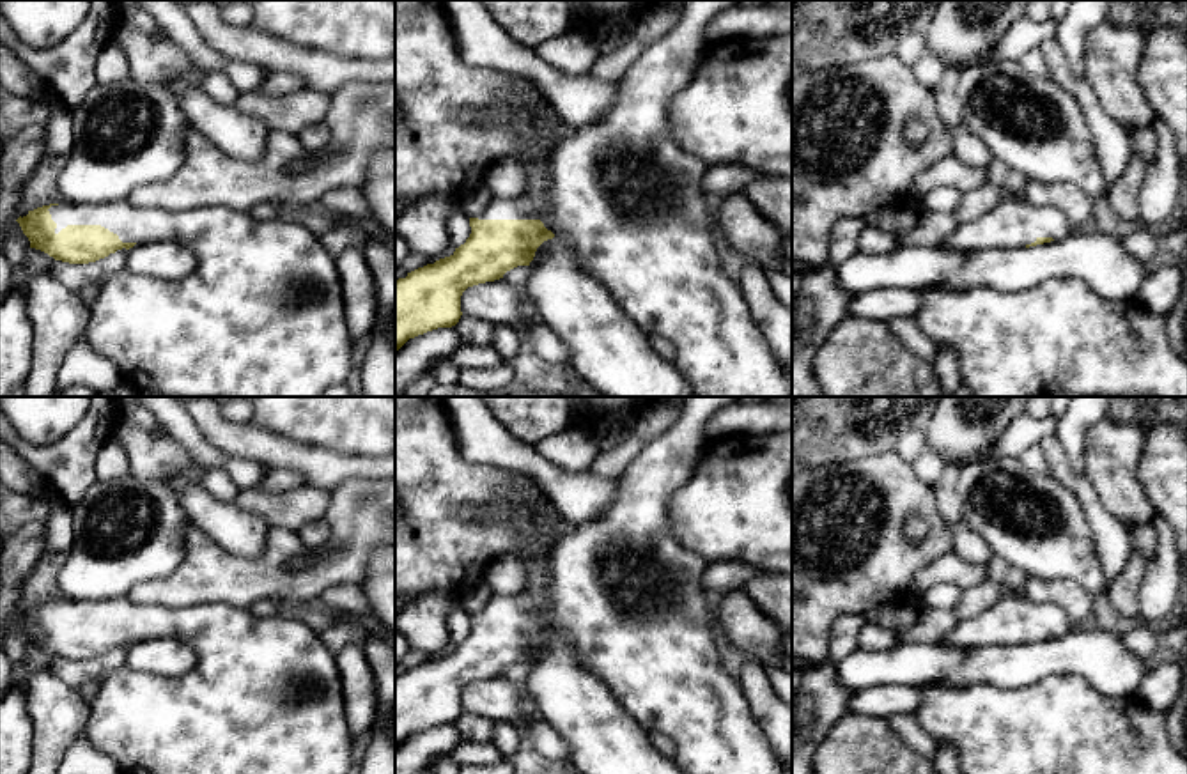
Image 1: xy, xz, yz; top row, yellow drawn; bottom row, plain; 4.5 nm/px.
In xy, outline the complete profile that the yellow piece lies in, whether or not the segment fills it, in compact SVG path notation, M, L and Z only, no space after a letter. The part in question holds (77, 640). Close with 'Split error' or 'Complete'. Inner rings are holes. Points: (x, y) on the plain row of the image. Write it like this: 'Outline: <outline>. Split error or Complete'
Outline: M128 597L106 600L50 600L28 608L27 613L16 616L23 631L30 638L30 645L41 646L55 657L69 661L89 661L115 650L117 646L129 646L135 641L149 638L175 638L190 646L197 655L197 664L191 671L181 677L159 677L151 673L131 671L126 666L108 673L97 696L89 701L89 721L85 726L85 739L101 753L110 756L122 774L349 774L353 763L354 737L349 731L342 680L337 666L337 655L322 643L319 632L306 623L287 616L257 616L250 609L236 608L225 602L193 604L188 608L163 608L140 606Z. Split error

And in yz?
Outline: M1005 590L987 611L960 620L941 643L951 648L1013 646L1061 638L1070 629L1059 606L1033 602L1020 590Z. Split error

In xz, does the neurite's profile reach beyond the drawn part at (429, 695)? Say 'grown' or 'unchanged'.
grown

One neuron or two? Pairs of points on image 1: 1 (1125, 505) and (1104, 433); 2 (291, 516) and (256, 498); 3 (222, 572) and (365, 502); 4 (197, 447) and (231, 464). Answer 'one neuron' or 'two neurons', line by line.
1: one neuron
2: one neuron
3: one neuron
4: one neuron

